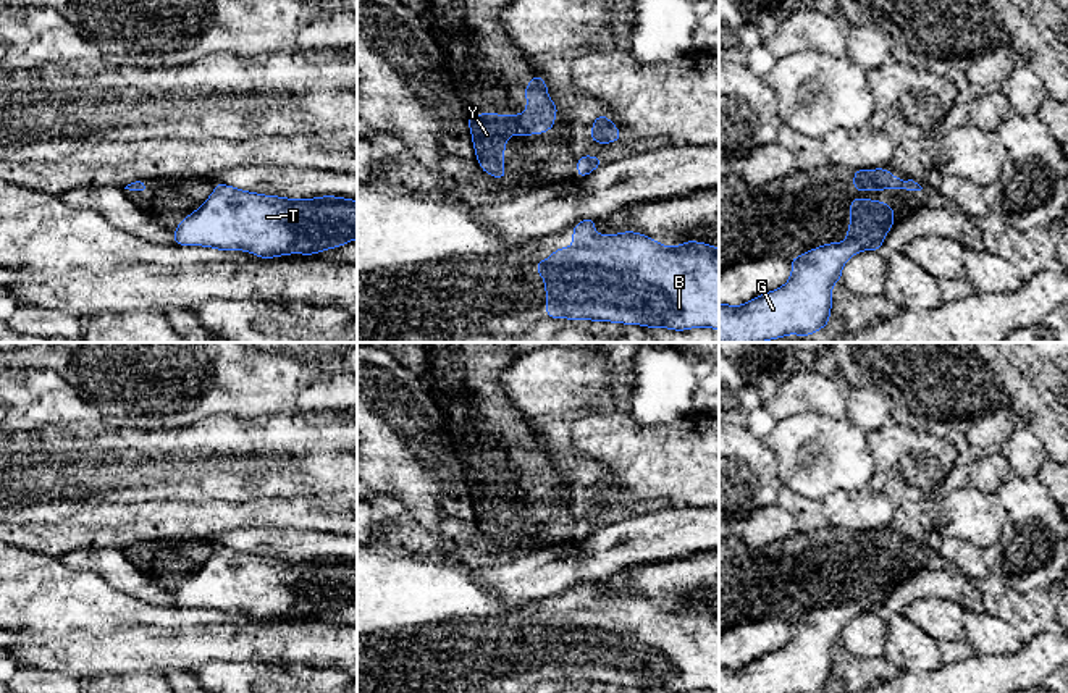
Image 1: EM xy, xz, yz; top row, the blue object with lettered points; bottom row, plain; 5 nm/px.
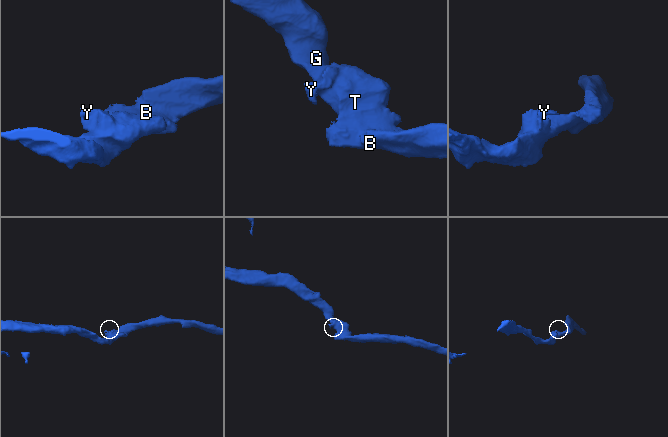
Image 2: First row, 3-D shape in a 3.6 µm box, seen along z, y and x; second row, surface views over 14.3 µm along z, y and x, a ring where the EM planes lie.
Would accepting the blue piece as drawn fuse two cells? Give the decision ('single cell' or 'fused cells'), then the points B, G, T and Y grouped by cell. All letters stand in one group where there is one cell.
single cell; groups B G T Y

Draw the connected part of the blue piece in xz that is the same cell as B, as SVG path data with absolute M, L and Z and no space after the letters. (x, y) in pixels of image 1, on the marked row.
M587 218L572 228L572 247L559 246L549 260L540 258L536 271L545 279L546 318L612 321L646 328L687 331L692 328L714 328L719 331L719 249L700 241L685 241L669 247L646 234L624 231L596 234L596 220Z

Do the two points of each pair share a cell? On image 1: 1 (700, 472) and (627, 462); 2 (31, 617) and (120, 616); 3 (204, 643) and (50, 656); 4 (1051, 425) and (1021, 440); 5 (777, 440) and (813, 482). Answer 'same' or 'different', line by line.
1: same
2: same
3: same
4: different
5: same

